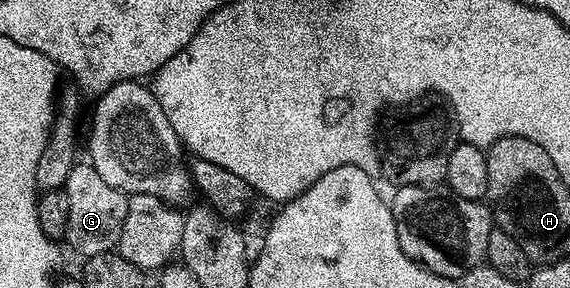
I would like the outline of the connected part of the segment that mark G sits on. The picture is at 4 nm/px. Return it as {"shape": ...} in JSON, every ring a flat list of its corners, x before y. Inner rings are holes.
{"shape":[[79,161,72,168,72,176,68,176,64,187,68,192,68,228,64,239,83,259,97,254,111,253,120,240,120,232,124,224,124,216,128,212,127,195,121,190,112,188,100,177,100,172,91,166,89,161]]}

